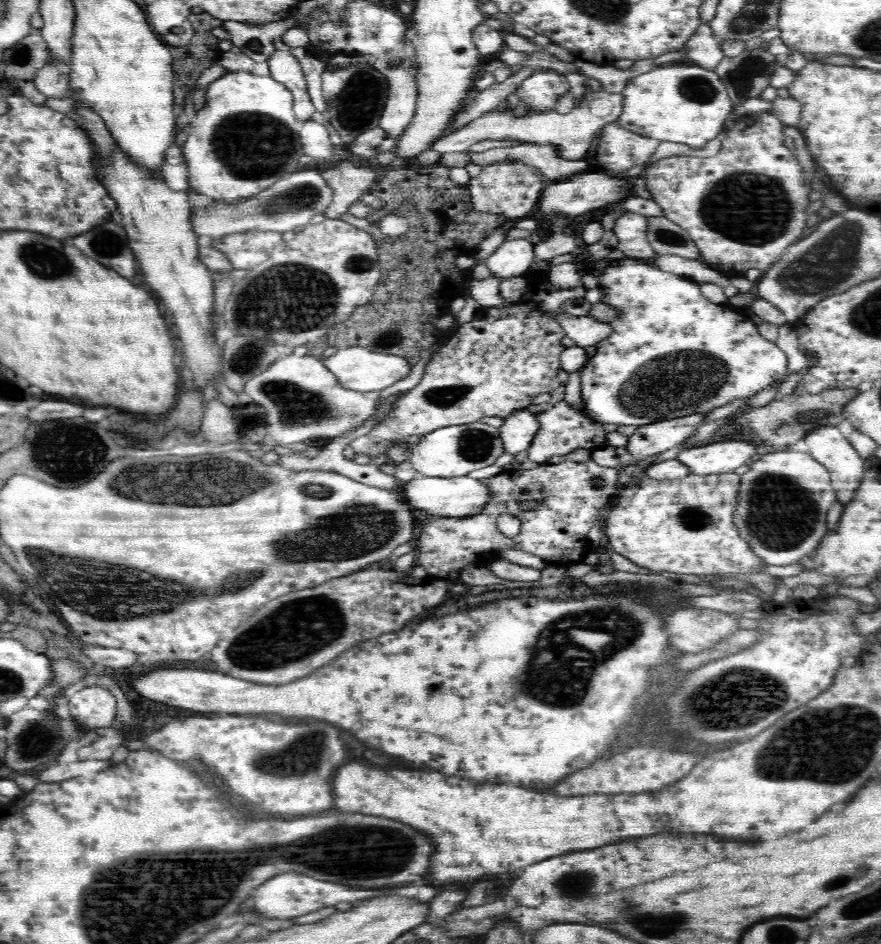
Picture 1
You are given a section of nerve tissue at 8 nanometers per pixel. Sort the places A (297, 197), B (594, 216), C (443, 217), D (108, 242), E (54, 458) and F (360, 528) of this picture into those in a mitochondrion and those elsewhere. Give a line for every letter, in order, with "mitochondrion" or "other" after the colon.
A: mitochondrion
B: other
C: other
D: mitochondrion
E: mitochondrion
F: mitochondrion

